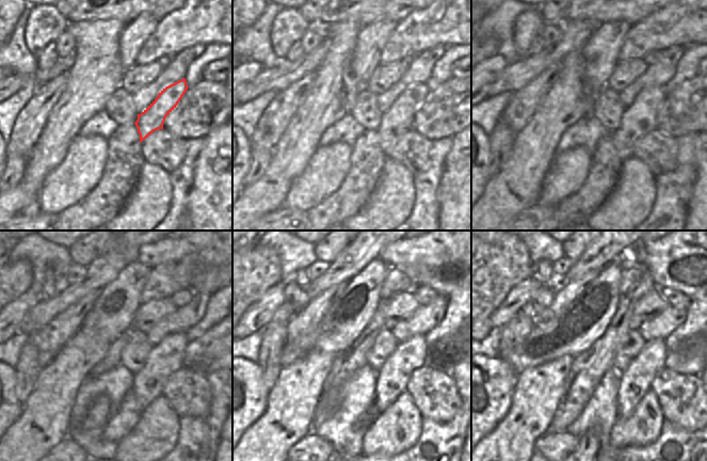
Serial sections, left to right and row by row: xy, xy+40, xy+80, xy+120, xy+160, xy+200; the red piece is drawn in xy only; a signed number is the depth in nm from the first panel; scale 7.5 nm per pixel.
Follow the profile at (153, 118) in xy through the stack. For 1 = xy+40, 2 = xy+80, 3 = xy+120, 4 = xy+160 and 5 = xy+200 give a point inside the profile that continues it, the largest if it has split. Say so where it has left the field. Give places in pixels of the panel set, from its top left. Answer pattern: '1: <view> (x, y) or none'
1: xy+40 (398, 120)
2: xy+80 (638, 120)
3: xy+120 (165, 358)
4: xy+160 (391, 379)
5: xy+200 (636, 380)

